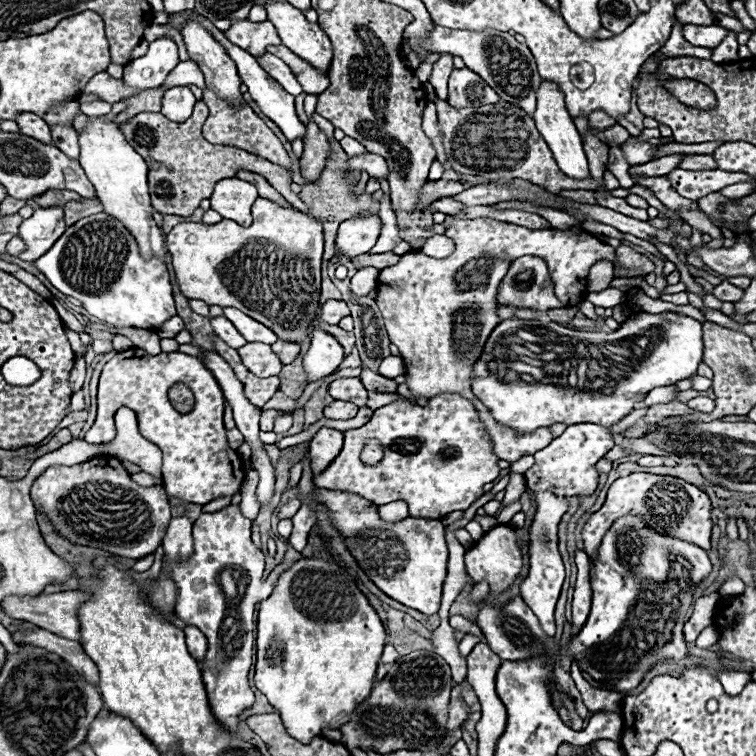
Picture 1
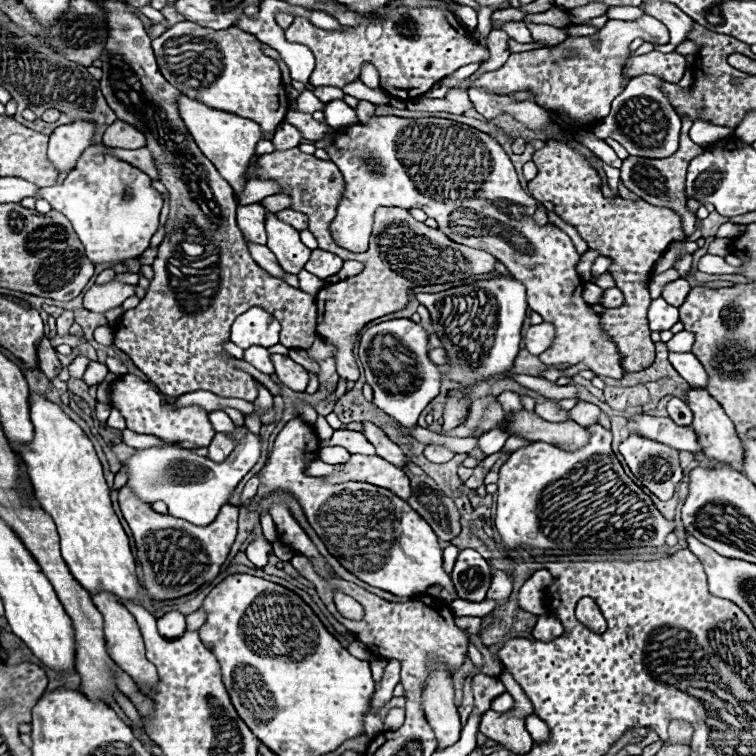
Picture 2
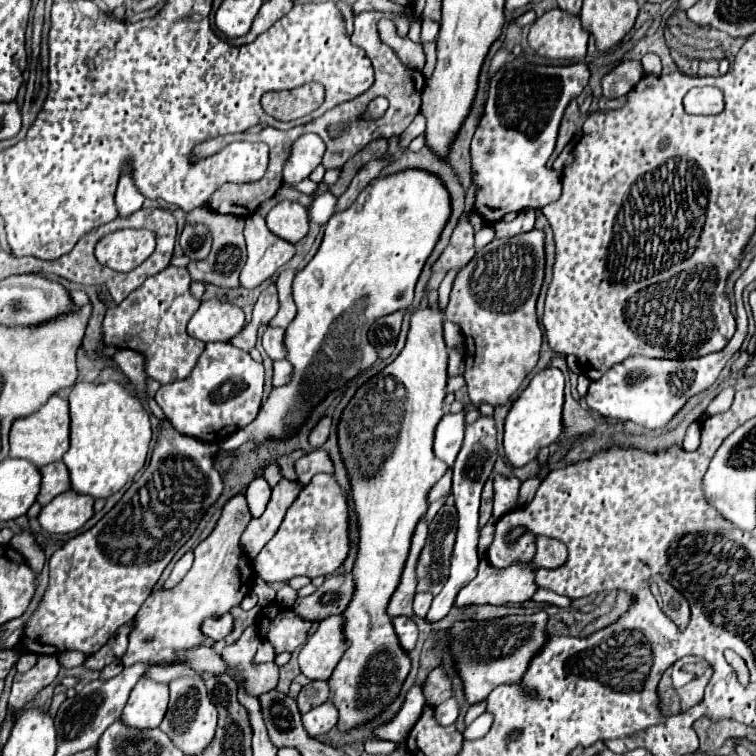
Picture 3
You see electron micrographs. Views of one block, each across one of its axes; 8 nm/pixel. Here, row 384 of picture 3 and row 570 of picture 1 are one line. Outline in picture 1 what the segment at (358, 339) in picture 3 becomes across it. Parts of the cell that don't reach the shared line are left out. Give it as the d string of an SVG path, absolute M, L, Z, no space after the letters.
M312 534L308 542L316 548L316 558L302 558L278 576L270 598L258 606L256 630L256 665L254 684L280 714L288 734L302 744L312 742L322 730L340 730L350 722L352 712L372 692L376 666L386 644L386 632L378 614L366 596L356 588L354 580L322 552L322 538Z

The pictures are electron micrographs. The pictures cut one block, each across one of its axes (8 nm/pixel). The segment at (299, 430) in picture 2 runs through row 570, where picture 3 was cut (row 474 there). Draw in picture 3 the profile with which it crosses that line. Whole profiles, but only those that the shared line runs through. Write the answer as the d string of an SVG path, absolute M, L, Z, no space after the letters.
M438 306L416 308L410 318L410 332L404 350L380 374L376 374L362 388L358 388L358 392L346 406L338 426L340 452L352 480L350 496L354 498L358 524L360 524L358 560L352 570L356 592L354 592L354 600L344 612L346 616L344 634L350 640L350 648L344 652L342 660L338 662L334 674L328 680L328 686L332 690L332 702L340 712L340 720L338 720L340 730L350 730L378 716L398 696L400 686L410 672L410 658L406 652L402 654L398 648L398 638L394 636L392 620L386 614L386 606L390 602L394 588L398 586L404 562L408 558L410 538L416 528L416 522L428 510L428 500L426 500L428 490L448 470L448 464L438 460L432 452L434 428L436 422L442 418L442 402L446 396L448 348L444 344L442 324L444 324L444 312Z

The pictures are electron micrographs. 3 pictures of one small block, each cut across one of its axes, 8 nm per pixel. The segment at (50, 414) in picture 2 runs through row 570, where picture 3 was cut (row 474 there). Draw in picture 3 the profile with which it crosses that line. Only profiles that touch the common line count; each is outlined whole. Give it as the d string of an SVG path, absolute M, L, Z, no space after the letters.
M80 382L70 396L70 450L62 458L70 470L72 488L94 498L108 498L130 482L144 466L152 440L150 416L140 398L120 382Z

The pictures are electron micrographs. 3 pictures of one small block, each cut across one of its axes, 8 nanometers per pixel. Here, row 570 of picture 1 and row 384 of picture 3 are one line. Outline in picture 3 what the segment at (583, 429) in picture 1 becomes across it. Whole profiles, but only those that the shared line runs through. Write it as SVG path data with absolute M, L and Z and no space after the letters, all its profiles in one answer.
M556 368L538 372L528 388L512 402L504 424L504 452L514 468L528 464L538 452L554 442L562 432L562 404L564 404L564 374Z

